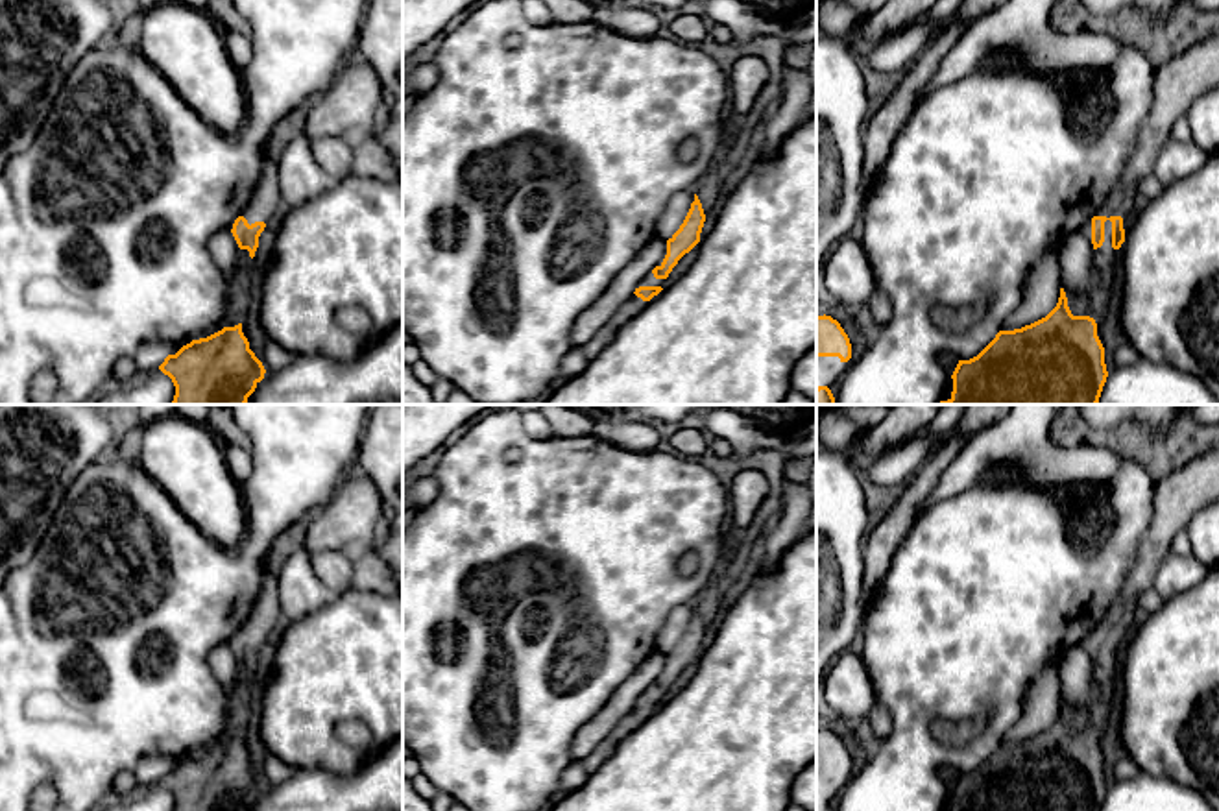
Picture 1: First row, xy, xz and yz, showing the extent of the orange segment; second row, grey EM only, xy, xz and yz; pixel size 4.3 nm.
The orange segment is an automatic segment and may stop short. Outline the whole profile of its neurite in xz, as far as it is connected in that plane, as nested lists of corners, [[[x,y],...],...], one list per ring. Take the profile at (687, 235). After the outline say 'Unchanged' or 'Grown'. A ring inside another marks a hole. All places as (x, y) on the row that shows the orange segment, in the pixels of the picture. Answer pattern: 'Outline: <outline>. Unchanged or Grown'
Outline: [[[698,196],[680,225],[680,229],[667,240],[665,253],[658,266],[646,273],[637,284],[635,292],[619,307],[613,318],[580,349],[587,360],[598,357],[598,353],[615,338],[621,327],[624,327],[632,318],[635,318],[654,296],[658,296],[667,283],[669,273],[678,264],[678,260],[689,253],[698,242],[706,222],[706,214]]]. Grown

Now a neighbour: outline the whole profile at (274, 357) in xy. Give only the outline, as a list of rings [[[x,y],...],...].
[[[272,340],[264,345],[264,351],[260,357],[260,362],[266,371],[283,369],[290,366],[292,360],[294,360],[294,353],[286,351],[284,347],[281,347],[279,344]]]

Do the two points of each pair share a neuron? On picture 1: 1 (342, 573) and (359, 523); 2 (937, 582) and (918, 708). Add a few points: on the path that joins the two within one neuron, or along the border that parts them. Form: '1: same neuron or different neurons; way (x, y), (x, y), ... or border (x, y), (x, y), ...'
1: different neurons; border (311, 553), (340, 551), (361, 566)
2: same neuron; way (937, 614), (937, 649), (922, 677)

